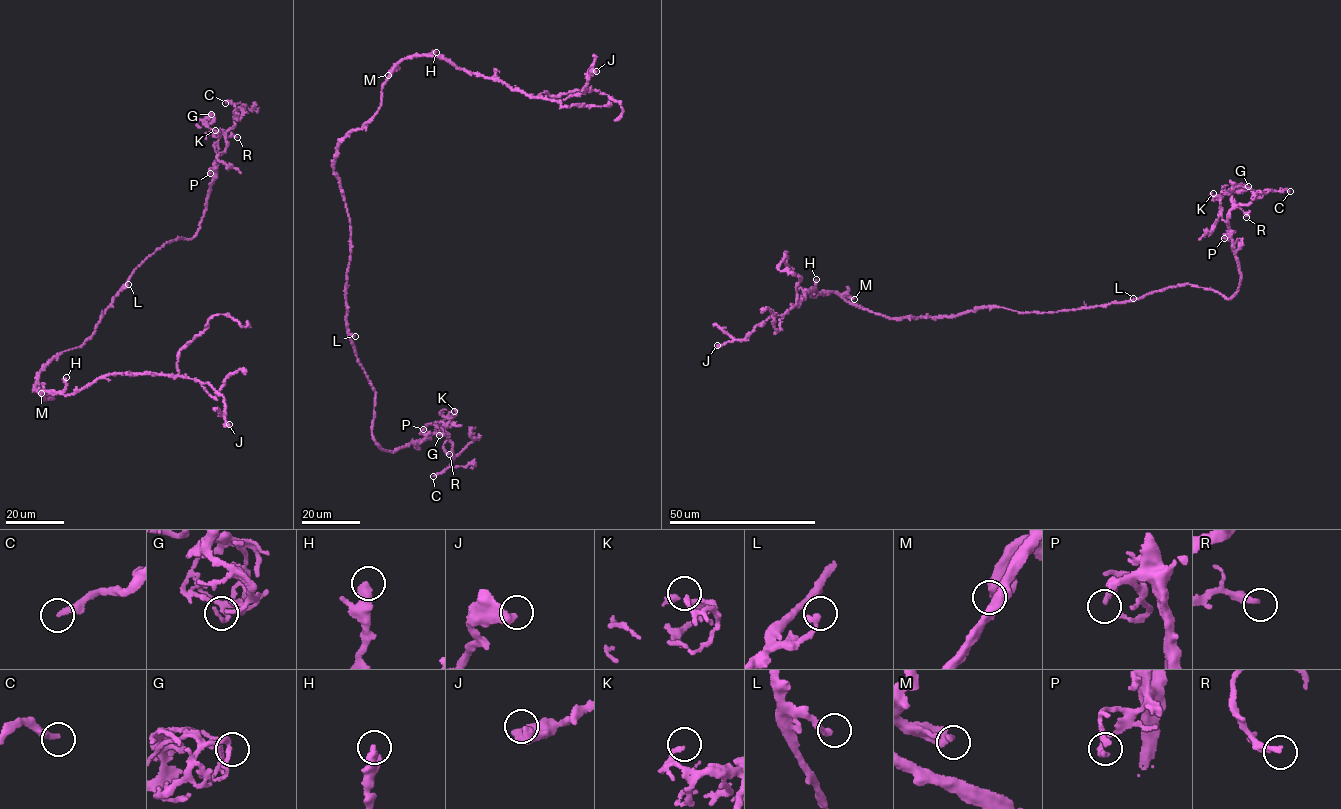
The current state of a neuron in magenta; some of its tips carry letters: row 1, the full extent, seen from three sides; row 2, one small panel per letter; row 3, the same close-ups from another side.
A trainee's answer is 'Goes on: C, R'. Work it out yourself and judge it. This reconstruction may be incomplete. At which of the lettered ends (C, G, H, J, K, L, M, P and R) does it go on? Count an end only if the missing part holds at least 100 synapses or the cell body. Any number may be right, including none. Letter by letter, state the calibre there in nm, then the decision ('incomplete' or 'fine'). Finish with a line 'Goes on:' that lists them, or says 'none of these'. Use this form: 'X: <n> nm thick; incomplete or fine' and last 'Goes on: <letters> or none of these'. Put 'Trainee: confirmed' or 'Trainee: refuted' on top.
Trainee: refuted
C: 240 nm thick; incomplete
G: 190 nm thick; fine
H: 380 nm thick; fine
J: 500 nm thick; fine
K: 130 nm thick; fine
L: 220 nm thick; fine
M: 440 nm thick; fine
P: 220 nm thick; fine
R: 240 nm thick; fine
Goes on: C

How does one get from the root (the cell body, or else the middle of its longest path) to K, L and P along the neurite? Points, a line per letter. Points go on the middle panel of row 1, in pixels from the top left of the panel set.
K: (346, 207), (351, 238), (346, 326), (375, 391), (375, 443), (392, 451), (441, 434), (454, 411)
L: (346, 207), (351, 238), (345, 294), (346, 326), (347, 331), (355, 336)
P: (346, 207), (351, 238), (346, 326), (375, 391), (373, 438), (392, 451), (425, 437), (423, 429)

